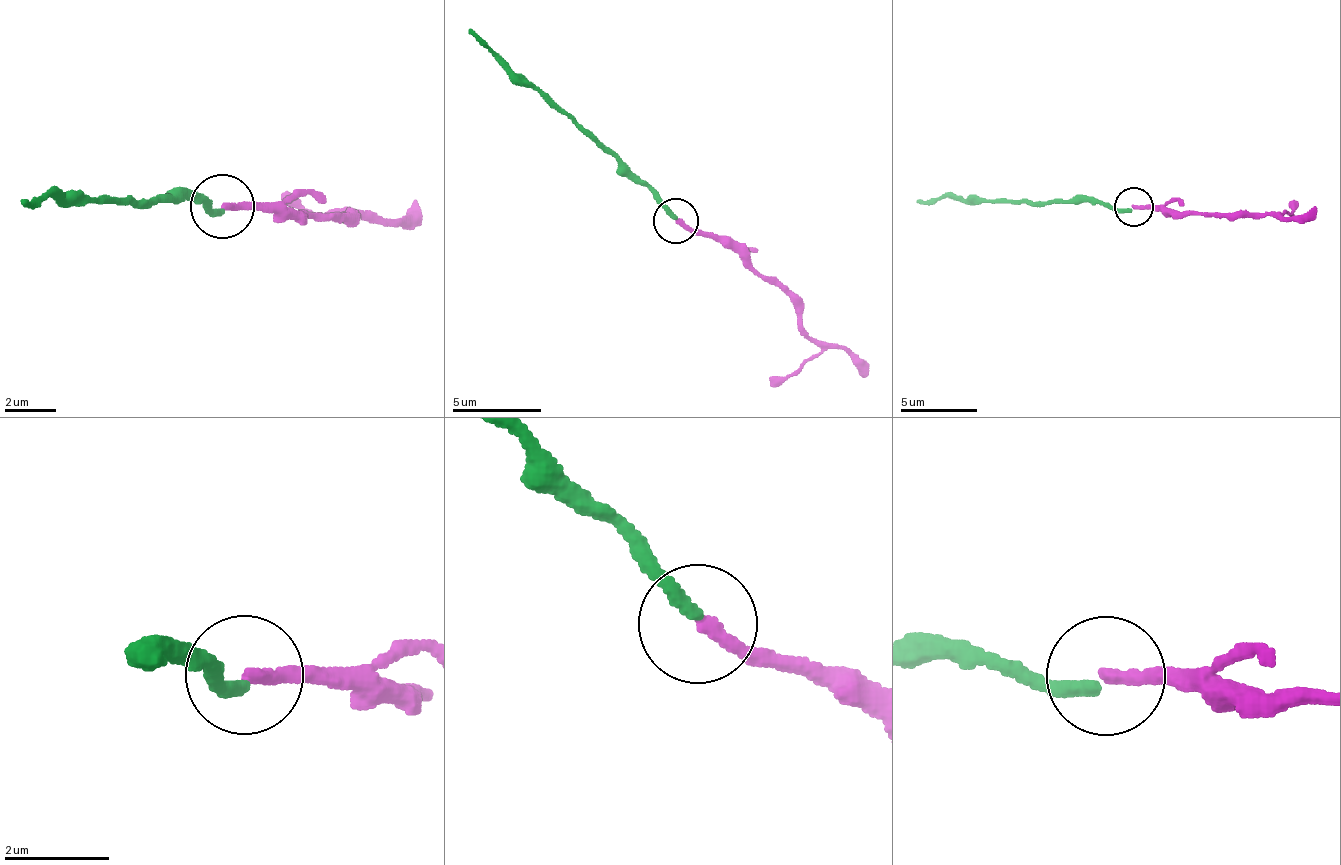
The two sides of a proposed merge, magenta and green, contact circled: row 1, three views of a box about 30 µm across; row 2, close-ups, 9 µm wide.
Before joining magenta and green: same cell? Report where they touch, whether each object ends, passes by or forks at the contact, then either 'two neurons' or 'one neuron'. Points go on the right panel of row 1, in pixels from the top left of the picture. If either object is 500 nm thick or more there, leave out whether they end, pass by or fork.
at (1133, 206); magenta ends there; green ends there; one neuron

